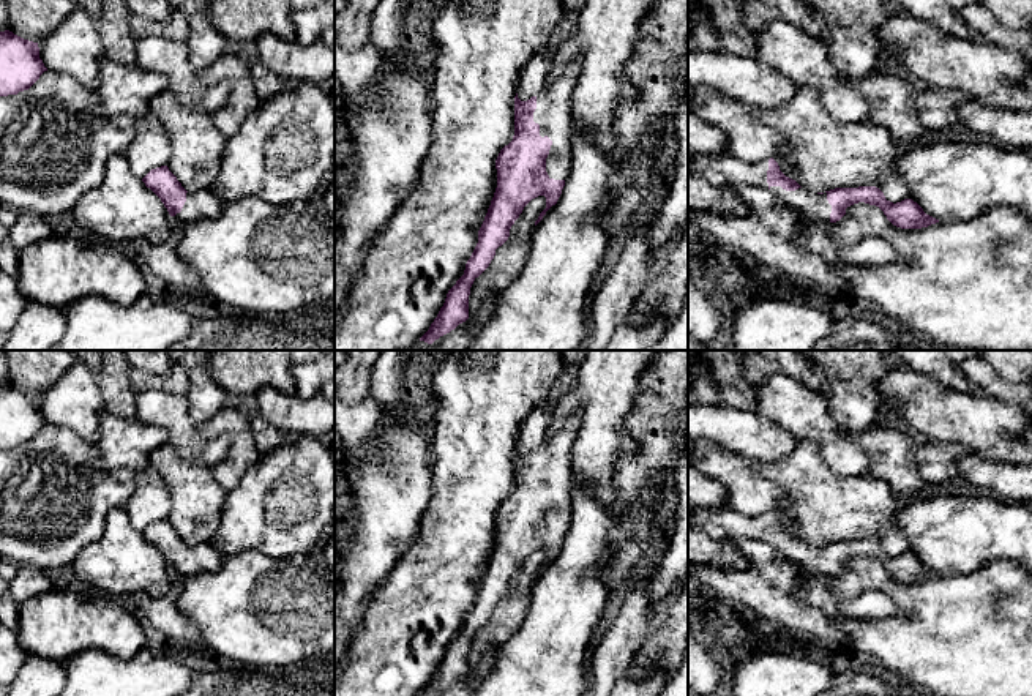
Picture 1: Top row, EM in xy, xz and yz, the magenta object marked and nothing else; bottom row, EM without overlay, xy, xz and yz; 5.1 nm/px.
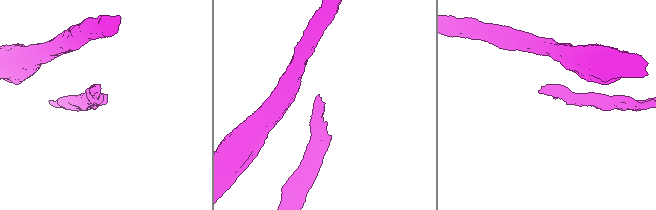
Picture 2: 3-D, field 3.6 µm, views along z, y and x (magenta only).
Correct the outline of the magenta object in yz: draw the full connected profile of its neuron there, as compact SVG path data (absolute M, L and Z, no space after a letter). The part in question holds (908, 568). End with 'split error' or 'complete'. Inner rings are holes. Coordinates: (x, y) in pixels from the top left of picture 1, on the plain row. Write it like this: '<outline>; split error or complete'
M729 507L694 510L688 513L688 522L718 541L729 538L767 541L778 548L789 562L819 578L839 574L846 568L846 562L858 556L879 560L887 573L901 582L922 582L939 576L912 552L893 557L876 540L835 541L825 546L805 543L786 530L773 511L745 516Z; split error

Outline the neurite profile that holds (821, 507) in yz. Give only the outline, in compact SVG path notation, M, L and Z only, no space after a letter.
M798 439L789 456L780 462L751 459L756 477L772 481L786 494L773 513L780 524L802 541L825 546L835 541L876 540L896 557L909 552L909 541L895 515L907 503L893 496L888 483L871 477L836 475L824 459L817 442Z

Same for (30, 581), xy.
M19 565L16 578L9 582L11 597L19 606L52 589L52 581L46 571L30 565Z

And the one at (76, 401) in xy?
M80 360L38 396L38 401L39 412L49 425L66 426L88 443L98 442L106 401L95 374Z

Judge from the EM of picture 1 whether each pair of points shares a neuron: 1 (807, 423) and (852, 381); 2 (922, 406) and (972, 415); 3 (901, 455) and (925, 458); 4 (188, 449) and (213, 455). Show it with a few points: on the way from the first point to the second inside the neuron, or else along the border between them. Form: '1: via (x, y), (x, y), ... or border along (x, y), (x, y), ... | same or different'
1: border along (821, 393), (826, 398), (827, 412), (845, 430) | different
2: via (934, 411), (946, 415), (960, 415) | same
3: border along (914, 445), (916, 469), (928, 483) | different
4: via (194, 449), (207, 450) | same

